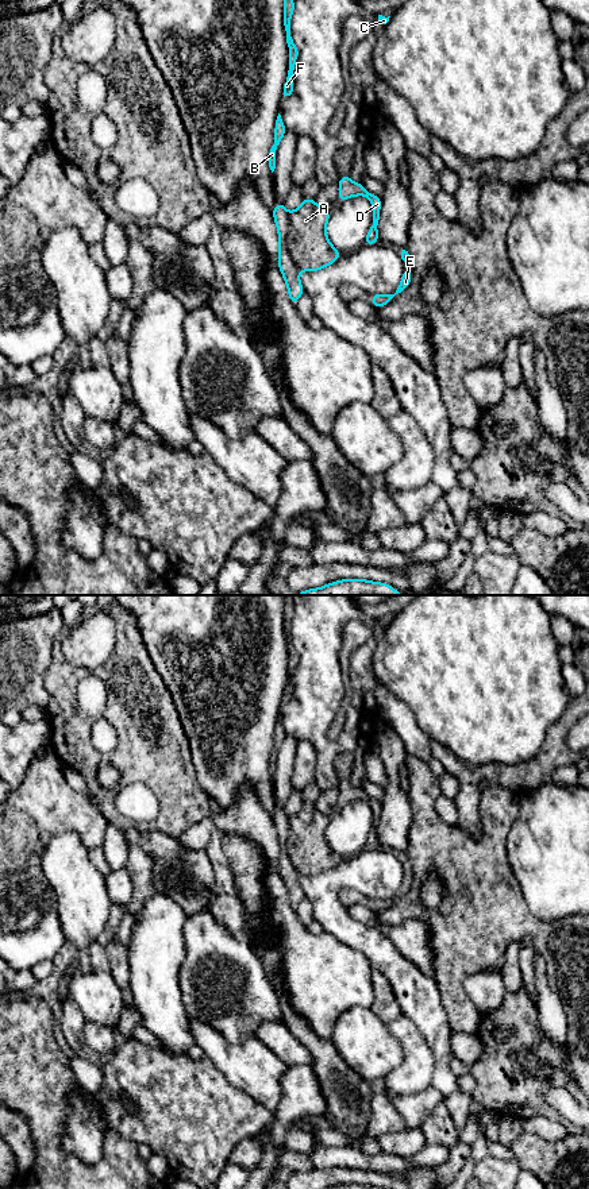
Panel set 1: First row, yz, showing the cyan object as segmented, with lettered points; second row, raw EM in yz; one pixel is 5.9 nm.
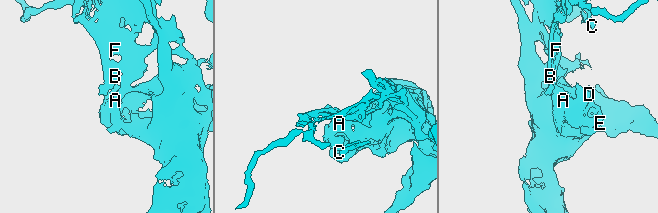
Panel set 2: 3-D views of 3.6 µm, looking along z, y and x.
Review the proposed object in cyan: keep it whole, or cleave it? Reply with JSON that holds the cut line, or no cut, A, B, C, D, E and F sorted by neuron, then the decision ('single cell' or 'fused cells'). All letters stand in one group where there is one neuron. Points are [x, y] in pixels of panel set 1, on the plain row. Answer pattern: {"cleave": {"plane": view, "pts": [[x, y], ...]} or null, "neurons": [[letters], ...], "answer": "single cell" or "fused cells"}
{"cleave": {"plane": "yz", "pts": [[288, 818], [288, 857], [299, 873]]}, "neurons": [["A", "D", "E"], ["B", "C", "F"]], "answer": "fused cells"}

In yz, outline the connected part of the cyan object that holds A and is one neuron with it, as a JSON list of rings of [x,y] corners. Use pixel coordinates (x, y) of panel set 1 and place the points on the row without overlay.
[[[304,802],[300,811],[289,818],[289,858],[299,875],[319,876],[336,866],[342,858],[330,848],[326,830],[331,815],[323,814],[315,804]]]

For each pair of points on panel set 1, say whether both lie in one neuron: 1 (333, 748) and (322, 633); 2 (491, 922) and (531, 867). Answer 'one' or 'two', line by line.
1: one
2: two

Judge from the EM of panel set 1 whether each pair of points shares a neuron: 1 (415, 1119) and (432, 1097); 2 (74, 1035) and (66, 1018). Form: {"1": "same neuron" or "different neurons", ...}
{"1": "same neuron", "2": "same neuron"}

